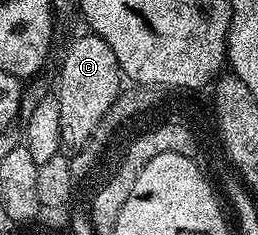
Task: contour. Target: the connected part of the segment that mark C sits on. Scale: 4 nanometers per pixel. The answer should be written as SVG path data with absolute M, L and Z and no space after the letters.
M84 33L79 35L67 47L67 52L63 55L63 64L59 67L59 91L57 90L57 98L61 105L61 141L60 148L64 152L77 152L80 144L87 137L87 132L92 132L98 127L98 123L102 121L110 107L121 92L121 72L117 65L117 57L113 57L113 49L109 49L109 45L105 45L105 41L101 41L101 37Z

